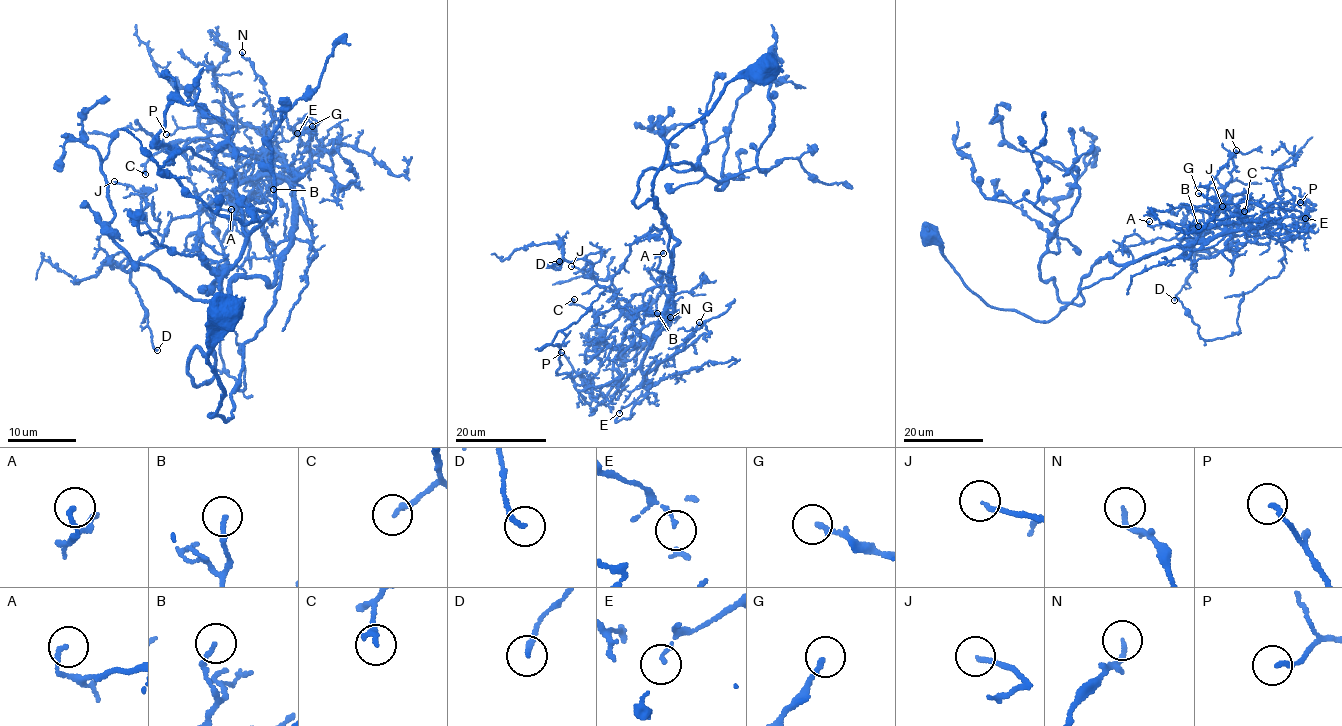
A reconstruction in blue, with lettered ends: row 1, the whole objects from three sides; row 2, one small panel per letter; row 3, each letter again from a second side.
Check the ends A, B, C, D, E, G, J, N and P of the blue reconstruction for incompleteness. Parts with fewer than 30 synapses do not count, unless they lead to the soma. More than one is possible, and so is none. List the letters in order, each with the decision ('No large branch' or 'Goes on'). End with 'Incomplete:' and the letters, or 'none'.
A: No large branch
B: No large branch
C: No large branch
D: No large branch
E: No large branch
G: Goes on
J: No large branch
N: No large branch
P: No large branch
Incomplete: G

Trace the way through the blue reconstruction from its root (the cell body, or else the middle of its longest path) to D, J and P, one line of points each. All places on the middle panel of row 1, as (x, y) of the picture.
D: (765, 68), (725, 85), (667, 145), (651, 194), (673, 265), (649, 343), (591, 263), (559, 261)
J: (765, 68), (725, 85), (667, 145), (651, 194), (673, 265), (649, 343), (590, 264), (588, 276), (571, 266)
P: (765, 68), (725, 85), (667, 145), (651, 194), (669, 236), (670, 291), (646, 357), (594, 397), (561, 352)

